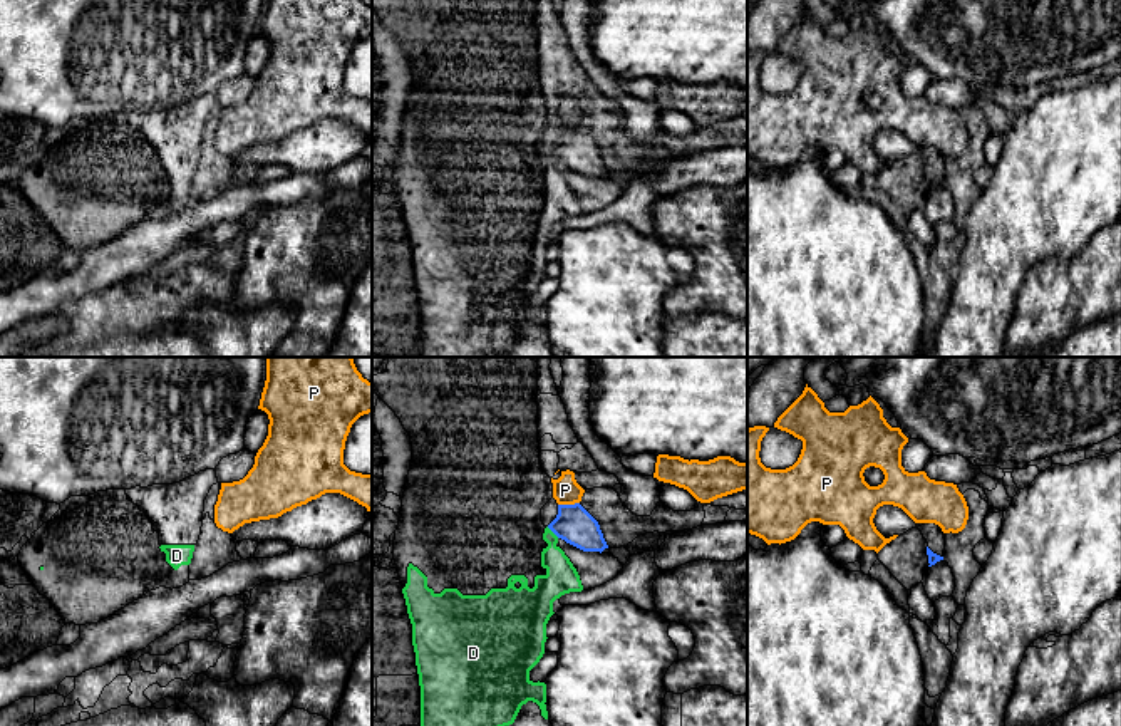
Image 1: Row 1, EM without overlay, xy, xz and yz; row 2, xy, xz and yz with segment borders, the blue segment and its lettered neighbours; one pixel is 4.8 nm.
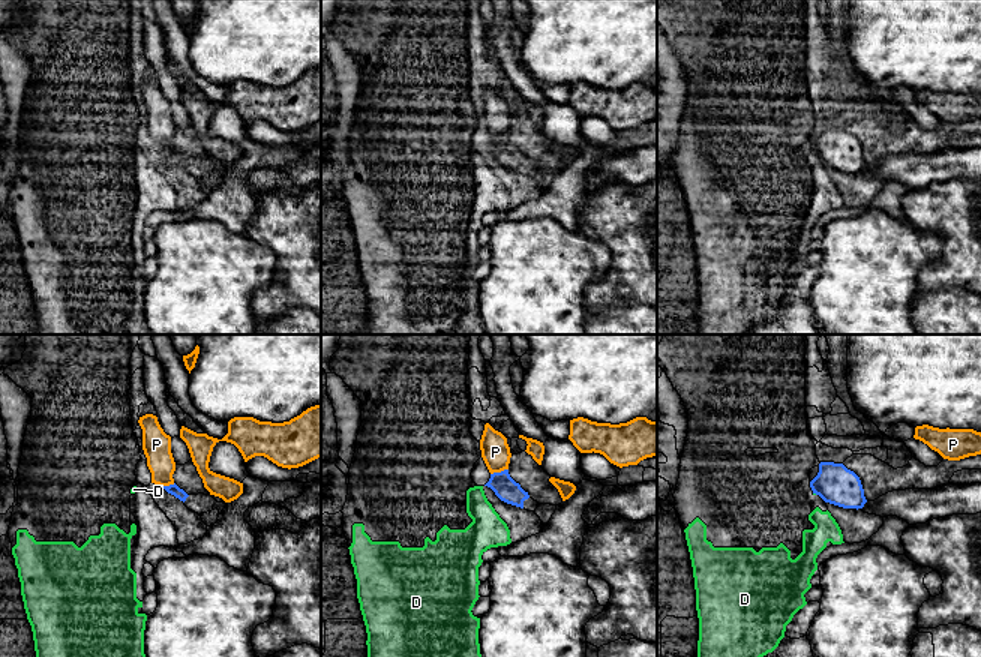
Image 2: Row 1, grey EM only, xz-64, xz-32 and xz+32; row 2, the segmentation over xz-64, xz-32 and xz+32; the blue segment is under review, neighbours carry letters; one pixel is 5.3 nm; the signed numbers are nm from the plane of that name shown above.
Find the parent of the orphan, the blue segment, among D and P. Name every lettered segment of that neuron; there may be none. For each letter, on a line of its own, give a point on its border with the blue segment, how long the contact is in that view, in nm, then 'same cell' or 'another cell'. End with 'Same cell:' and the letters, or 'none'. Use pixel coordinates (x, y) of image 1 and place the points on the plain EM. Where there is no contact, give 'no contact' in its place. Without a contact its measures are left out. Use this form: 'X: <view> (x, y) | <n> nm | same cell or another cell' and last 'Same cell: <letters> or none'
D: xz (553, 156) | 80 nm | another cell
P: xz (568, 129) | 110 nm | another cell
Same cell: none

